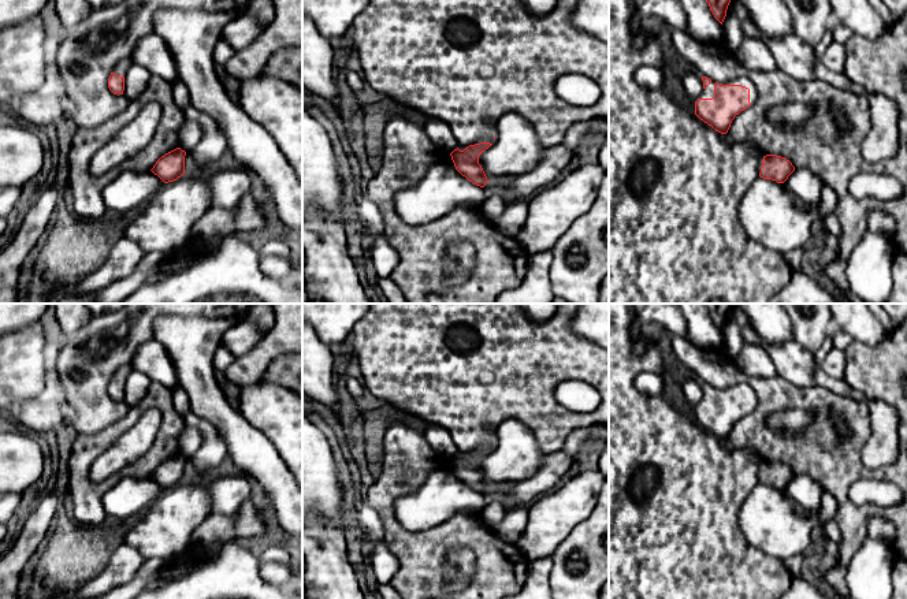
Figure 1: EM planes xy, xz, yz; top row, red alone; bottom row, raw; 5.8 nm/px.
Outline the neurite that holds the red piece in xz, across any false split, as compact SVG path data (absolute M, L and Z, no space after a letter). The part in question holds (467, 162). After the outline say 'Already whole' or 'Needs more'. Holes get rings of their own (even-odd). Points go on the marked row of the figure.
M480 142L469 145L464 150L457 148L450 153L456 170L469 182L480 187L484 187L488 179L479 164L479 156L491 145L490 142Z. Already whole

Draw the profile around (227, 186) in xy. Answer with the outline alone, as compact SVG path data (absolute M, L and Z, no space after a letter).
M215 170L208 176L213 207L234 209L241 198L249 194L252 185L248 170Z

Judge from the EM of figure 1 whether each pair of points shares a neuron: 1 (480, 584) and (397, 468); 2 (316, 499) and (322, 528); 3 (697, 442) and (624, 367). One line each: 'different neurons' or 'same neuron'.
1: same neuron
2: different neurons
3: same neuron

